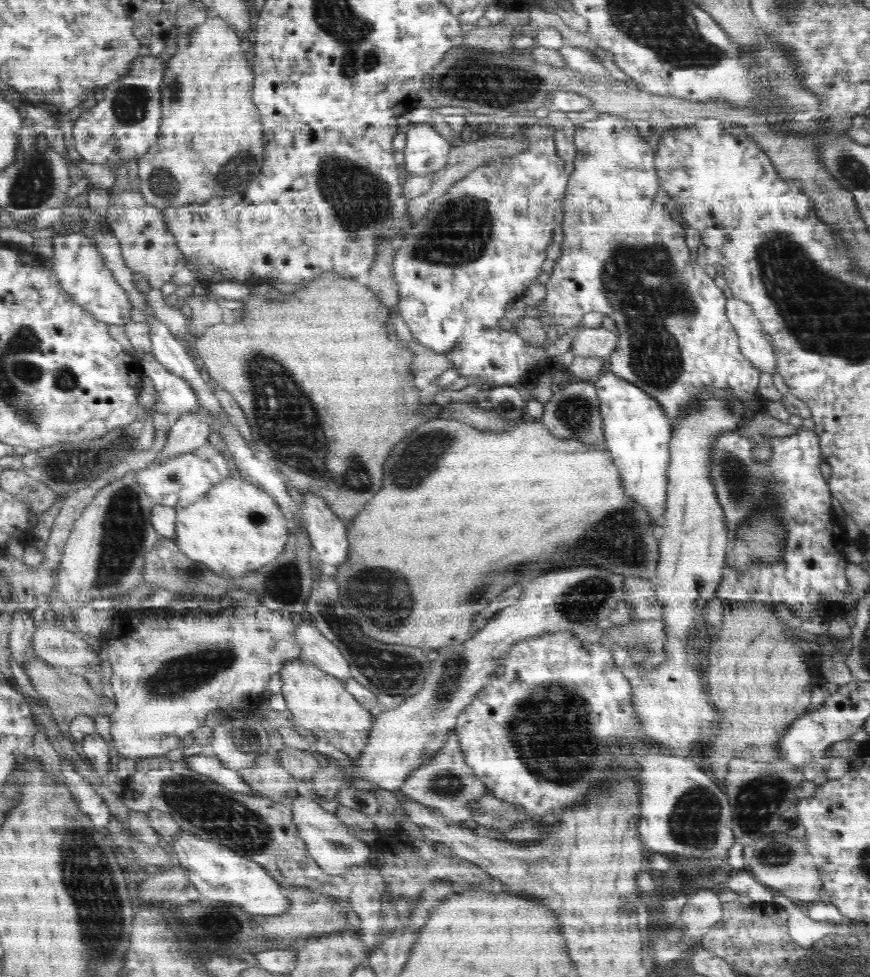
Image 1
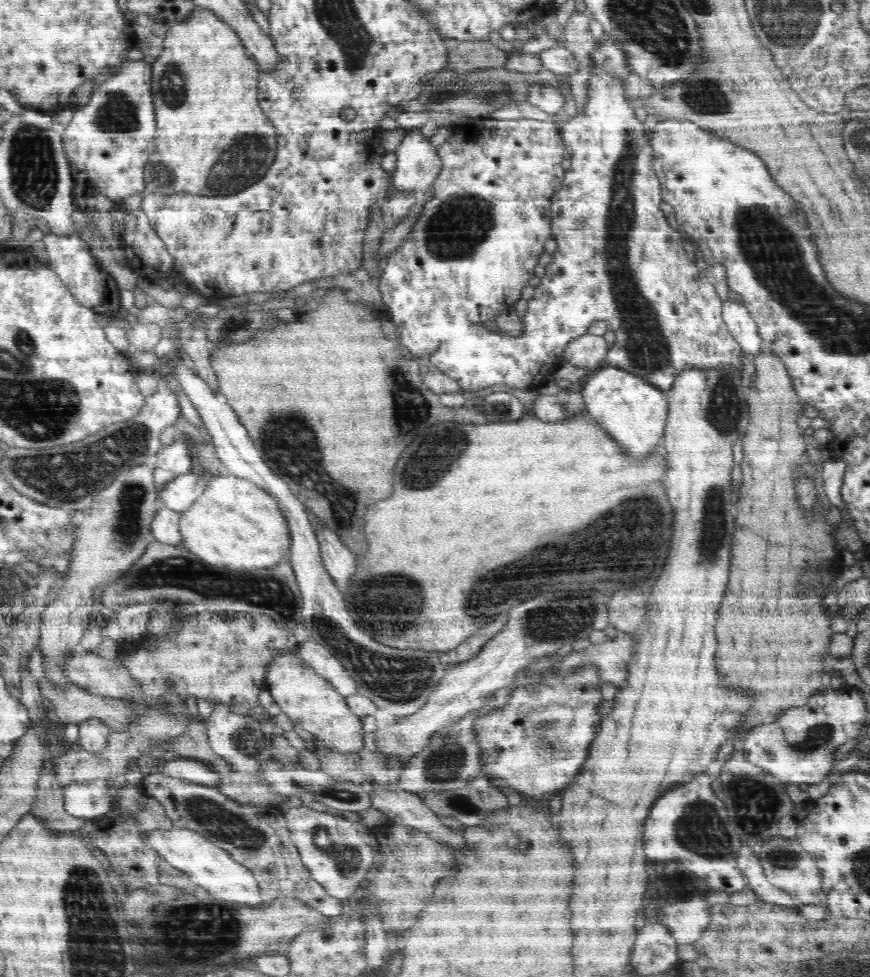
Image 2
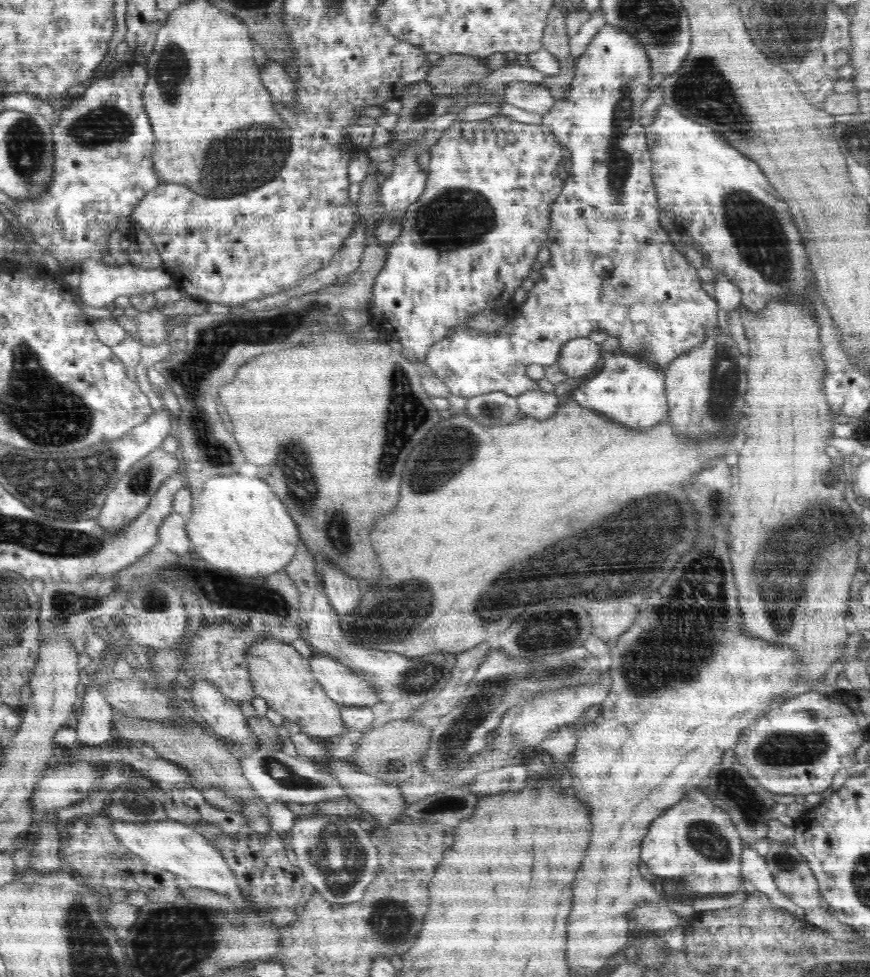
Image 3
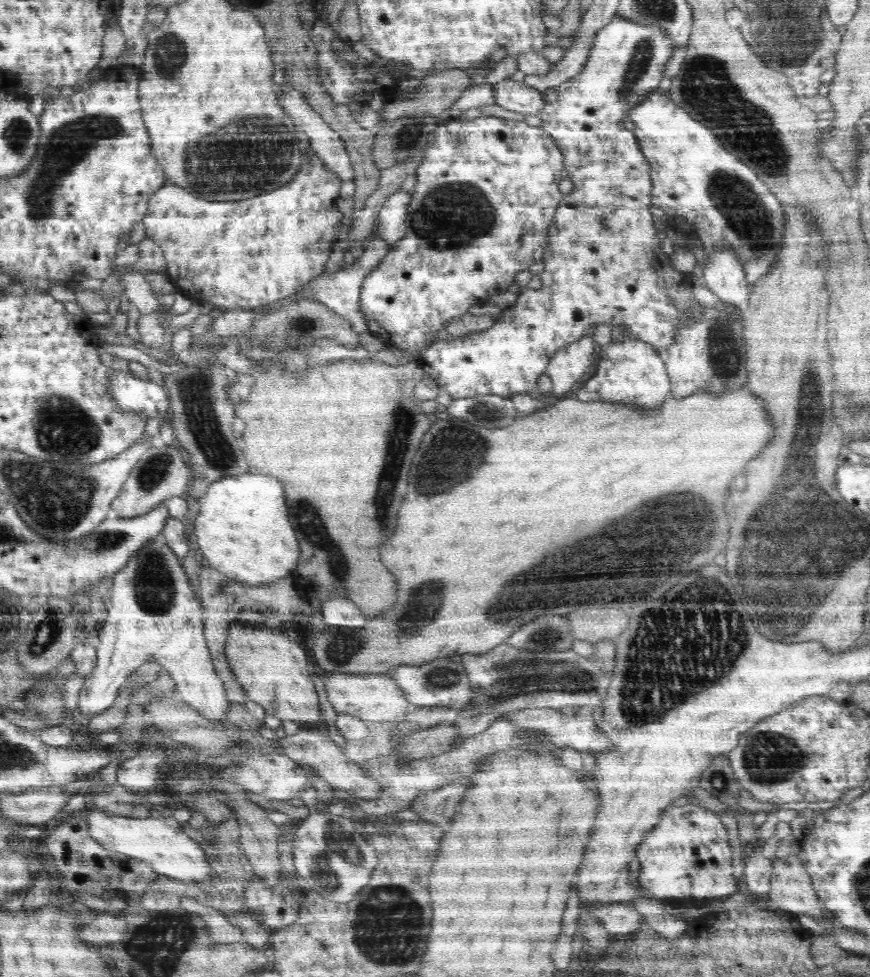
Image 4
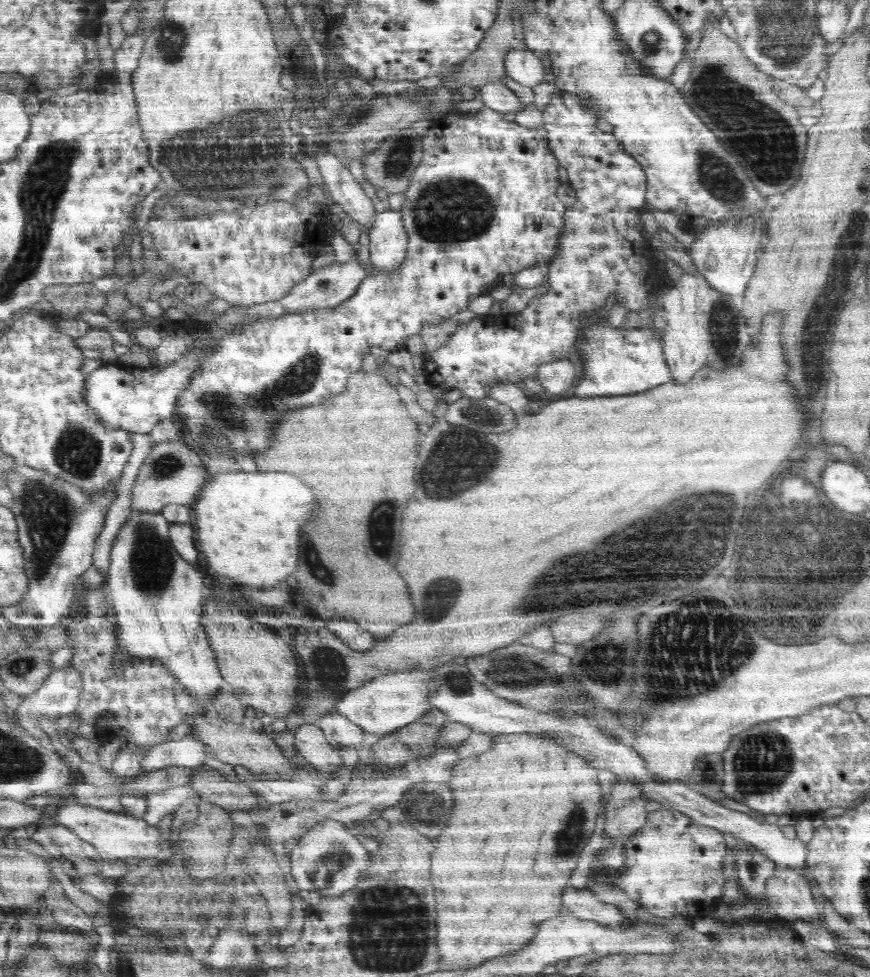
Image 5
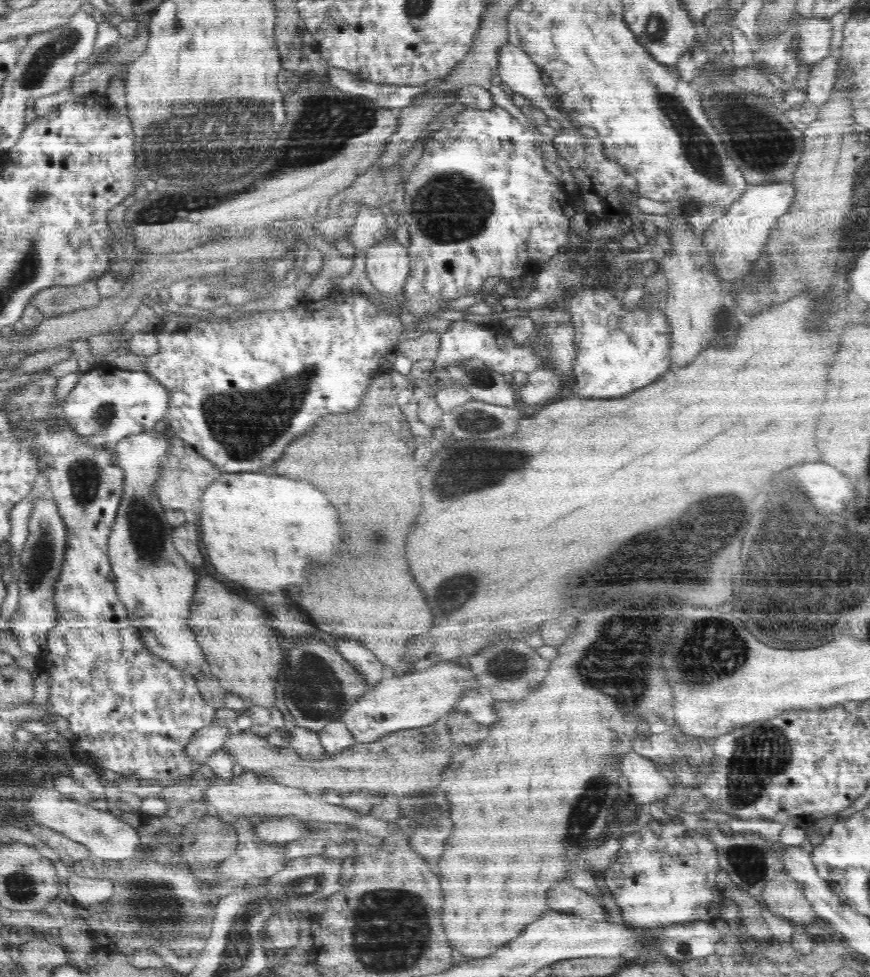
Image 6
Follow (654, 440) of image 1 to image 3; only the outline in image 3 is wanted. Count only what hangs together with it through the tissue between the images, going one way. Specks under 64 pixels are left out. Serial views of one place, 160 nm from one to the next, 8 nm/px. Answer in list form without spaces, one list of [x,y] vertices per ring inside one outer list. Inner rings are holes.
[[[616,352],[604,358],[602,370],[580,386],[574,385],[572,398],[581,406],[604,414],[632,430],[644,430],[665,420],[667,404],[665,372],[656,365],[628,353]]]

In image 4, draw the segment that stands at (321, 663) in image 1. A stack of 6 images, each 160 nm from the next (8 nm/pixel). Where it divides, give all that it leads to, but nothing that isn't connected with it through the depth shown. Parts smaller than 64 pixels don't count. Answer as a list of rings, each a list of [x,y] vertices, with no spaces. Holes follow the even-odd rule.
[[[321,674],[328,702],[338,714],[348,714],[360,720],[374,720],[374,722],[394,722],[408,712],[410,702],[404,697],[403,691],[394,677],[381,674]]]

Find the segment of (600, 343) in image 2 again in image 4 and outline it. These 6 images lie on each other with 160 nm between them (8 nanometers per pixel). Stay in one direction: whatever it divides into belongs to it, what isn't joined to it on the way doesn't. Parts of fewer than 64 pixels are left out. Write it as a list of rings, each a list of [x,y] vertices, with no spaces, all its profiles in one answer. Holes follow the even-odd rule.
[[[585,334],[576,343],[558,350],[549,359],[545,374],[550,377],[553,384],[552,394],[560,396],[574,390],[579,386],[582,376],[592,372],[592,360],[598,354],[594,346],[597,344],[591,334]]]

